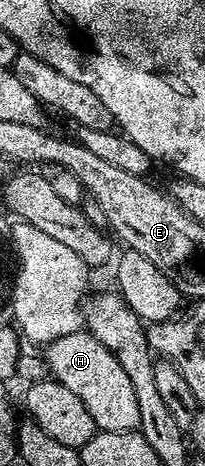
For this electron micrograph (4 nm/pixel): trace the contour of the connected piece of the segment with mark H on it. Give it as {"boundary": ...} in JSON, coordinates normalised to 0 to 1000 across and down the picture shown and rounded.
{"boundary":[[[405,706],[351,715],[332,723],[293,723],[268,736],[220,738],[215,768],[239,803],[278,813],[312,835],[351,835],[390,861],[410,861],[410,871],[429,876],[429,886],[449,886],[449,903],[483,925],[649,925],[683,903],[683,878],[663,871],[663,835],[644,835],[644,818],[624,818],[624,800],[585,792],[585,775],[468,723],[434,710]]]}

